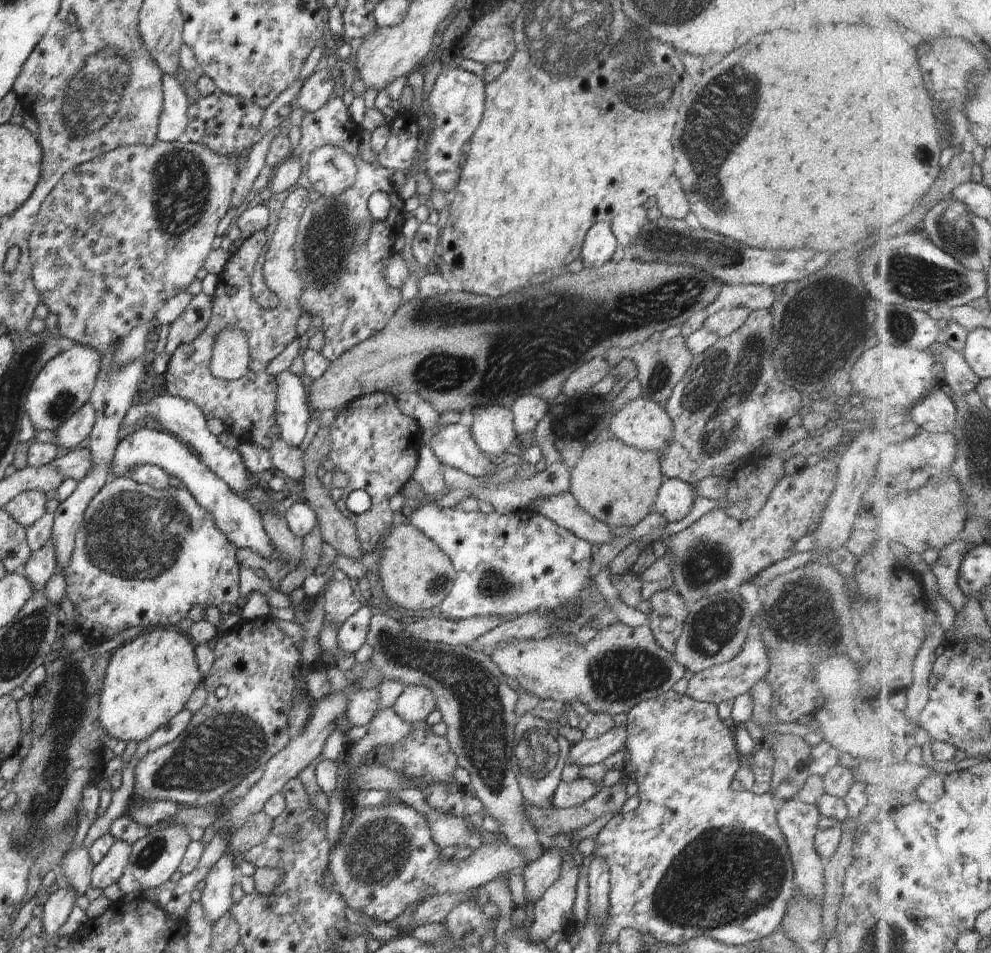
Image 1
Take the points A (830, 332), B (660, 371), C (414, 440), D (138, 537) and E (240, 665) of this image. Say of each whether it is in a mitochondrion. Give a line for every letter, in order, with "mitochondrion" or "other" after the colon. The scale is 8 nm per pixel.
A: mitochondrion
B: mitochondrion
C: other
D: mitochondrion
E: other

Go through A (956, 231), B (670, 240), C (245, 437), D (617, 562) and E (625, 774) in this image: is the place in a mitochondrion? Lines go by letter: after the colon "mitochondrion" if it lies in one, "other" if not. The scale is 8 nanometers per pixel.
A: mitochondrion
B: mitochondrion
C: other
D: other
E: other

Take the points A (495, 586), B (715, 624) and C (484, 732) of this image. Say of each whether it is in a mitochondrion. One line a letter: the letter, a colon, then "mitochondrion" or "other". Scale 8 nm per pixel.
A: mitochondrion
B: mitochondrion
C: mitochondrion

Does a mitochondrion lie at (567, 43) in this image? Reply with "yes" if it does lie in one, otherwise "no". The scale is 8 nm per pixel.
yes

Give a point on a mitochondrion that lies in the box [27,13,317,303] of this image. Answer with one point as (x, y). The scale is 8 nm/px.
(98, 89)

